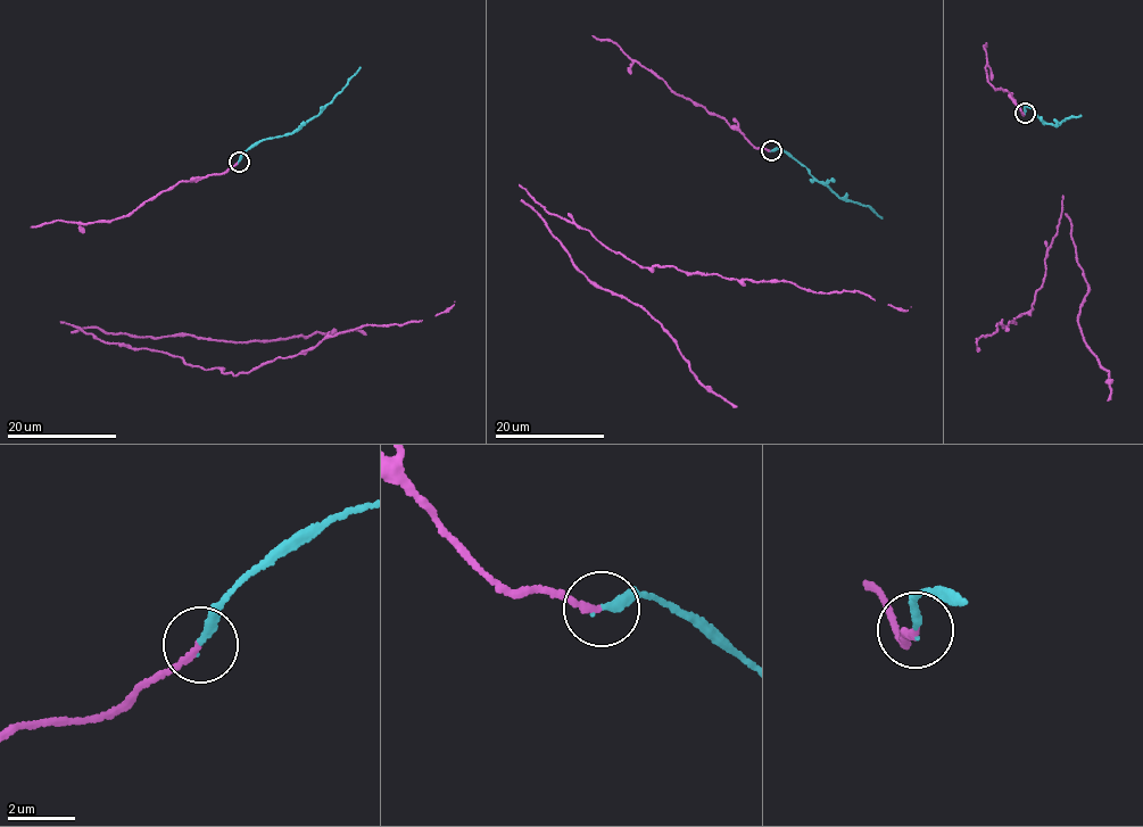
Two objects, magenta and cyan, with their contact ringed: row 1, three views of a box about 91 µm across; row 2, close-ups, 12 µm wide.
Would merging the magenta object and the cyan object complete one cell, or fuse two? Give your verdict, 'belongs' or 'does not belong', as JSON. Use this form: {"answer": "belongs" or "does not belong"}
{"answer": "belongs"}

